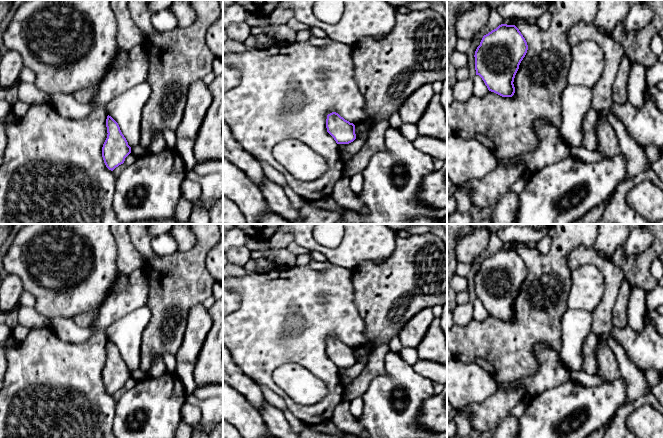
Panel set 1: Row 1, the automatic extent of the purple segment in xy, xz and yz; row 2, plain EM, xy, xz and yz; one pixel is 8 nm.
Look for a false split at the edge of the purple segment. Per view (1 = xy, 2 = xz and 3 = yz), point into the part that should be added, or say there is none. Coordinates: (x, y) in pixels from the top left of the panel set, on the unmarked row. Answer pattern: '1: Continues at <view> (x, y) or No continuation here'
1: No continuation here
2: No continuation here
3: No continuation here

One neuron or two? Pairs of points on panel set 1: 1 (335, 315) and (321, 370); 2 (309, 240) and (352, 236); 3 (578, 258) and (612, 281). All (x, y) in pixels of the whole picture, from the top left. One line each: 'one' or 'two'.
1: one
2: one
3: one

